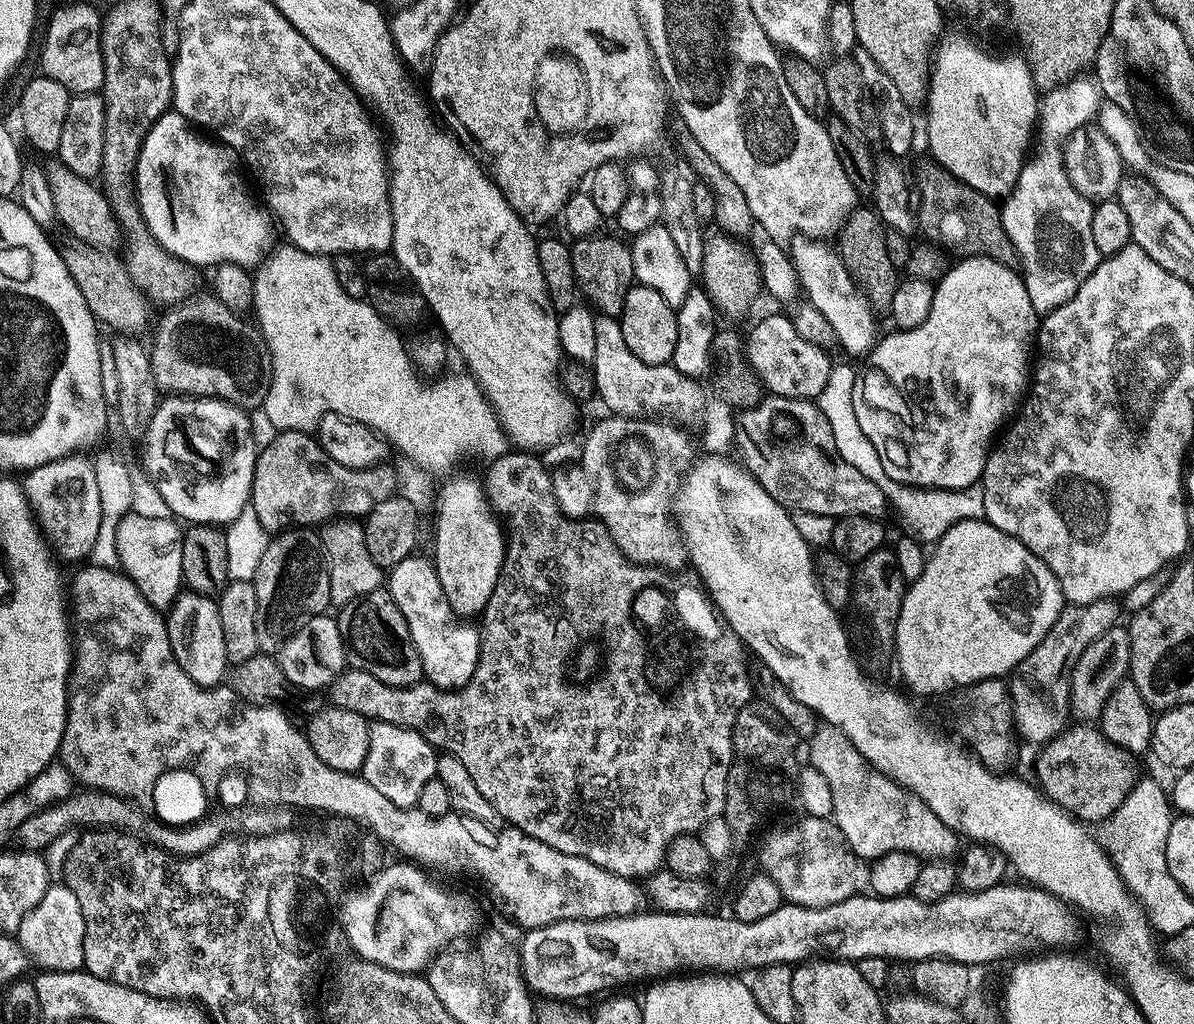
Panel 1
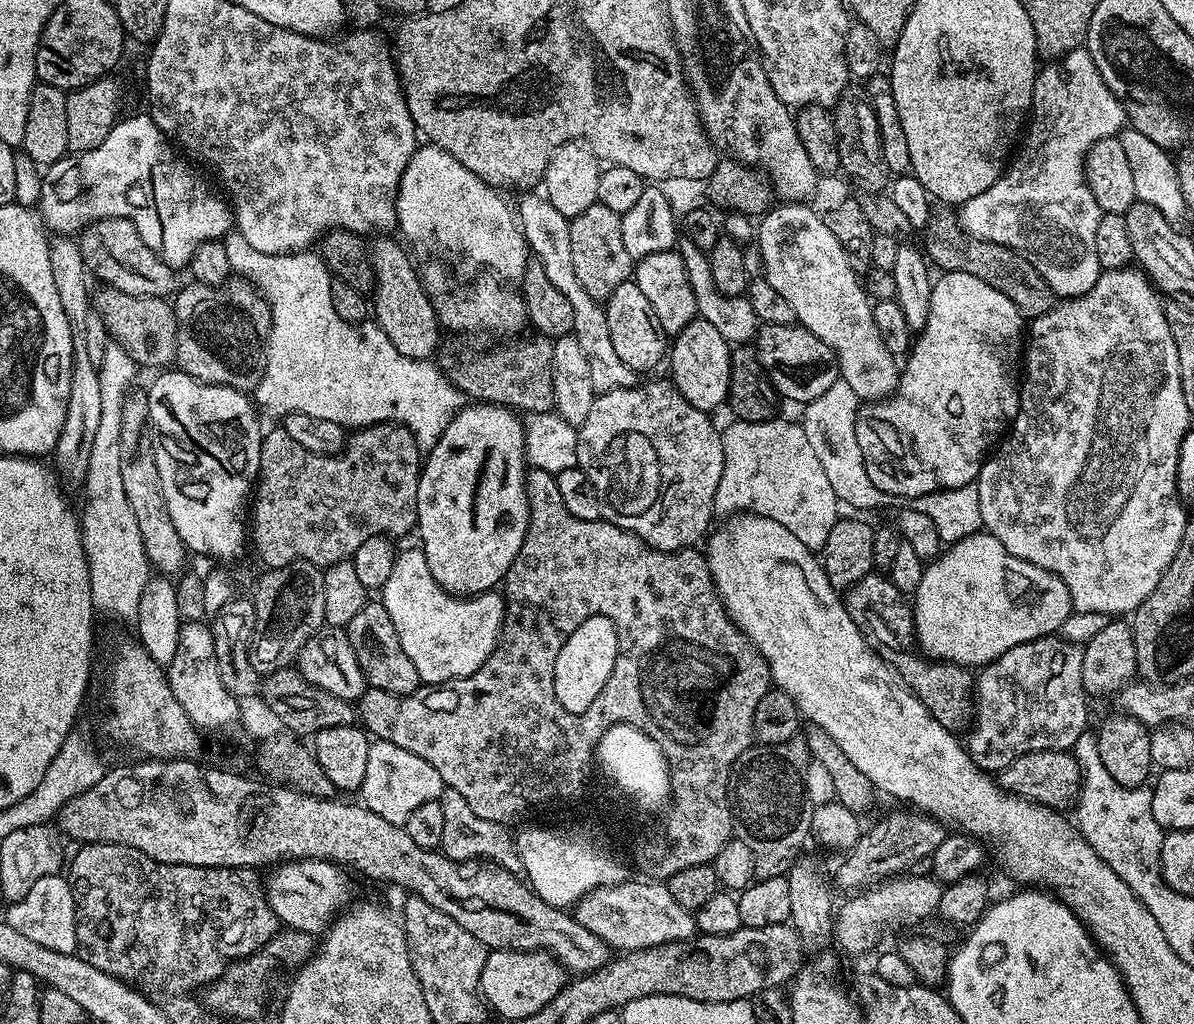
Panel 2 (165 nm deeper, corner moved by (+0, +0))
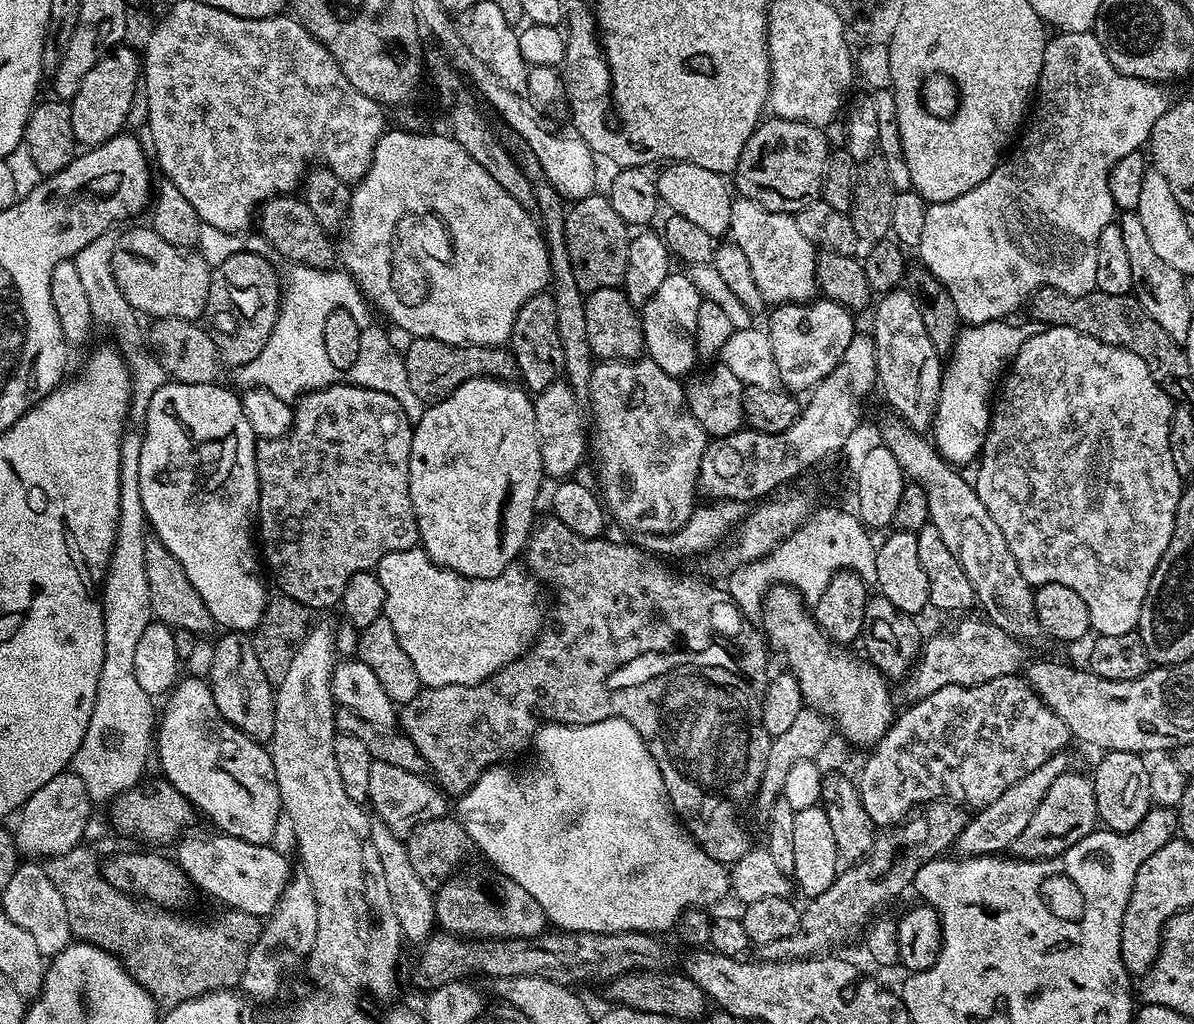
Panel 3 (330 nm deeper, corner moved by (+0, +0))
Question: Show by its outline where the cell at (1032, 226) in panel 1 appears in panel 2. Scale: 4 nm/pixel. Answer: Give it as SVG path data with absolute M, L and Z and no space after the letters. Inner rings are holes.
M1087 47L1075 48L1045 64L1048 65L1045 68L1043 65L1036 73L1030 119L1019 145L1020 153L1018 148L1004 175L990 186L990 190L982 190L978 198L970 198L959 205L958 219L961 228L974 239L1004 244L1027 256L1057 297L1071 298L1084 296L1086 290L1098 282L1102 271L1098 249L1094 246L1102 213L1087 183L1084 163L1094 142L1124 131L1126 113L1124 103L1112 93L1106 82L1102 82L1102 74L1098 74L1098 66L1094 66L1094 58L1090 58Z

